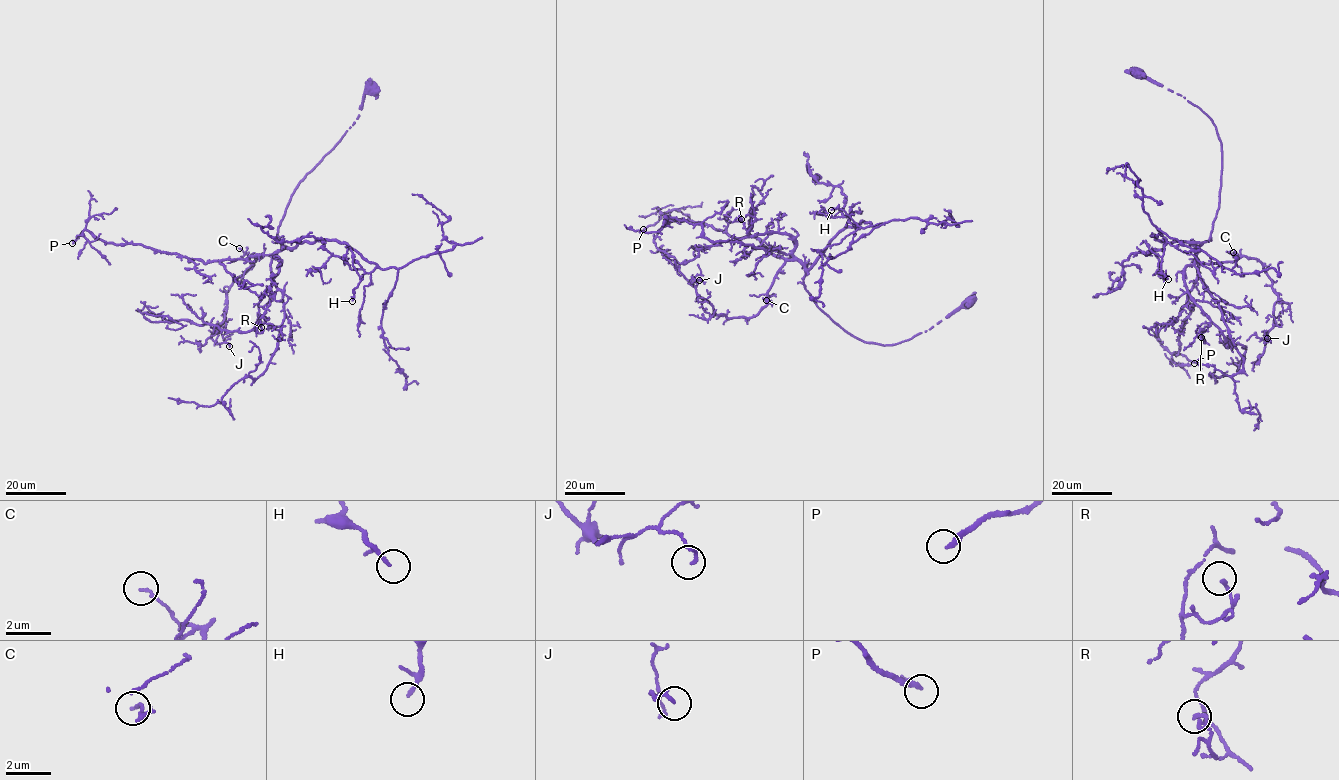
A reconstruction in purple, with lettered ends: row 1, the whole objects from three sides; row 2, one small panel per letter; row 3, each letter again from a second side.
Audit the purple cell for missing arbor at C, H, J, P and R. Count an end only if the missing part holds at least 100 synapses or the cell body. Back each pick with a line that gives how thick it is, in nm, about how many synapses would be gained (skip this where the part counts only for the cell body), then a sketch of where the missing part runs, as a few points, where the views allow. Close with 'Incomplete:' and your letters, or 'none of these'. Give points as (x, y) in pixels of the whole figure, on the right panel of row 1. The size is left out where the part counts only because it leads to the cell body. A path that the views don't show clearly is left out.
Incomplete: none of these

